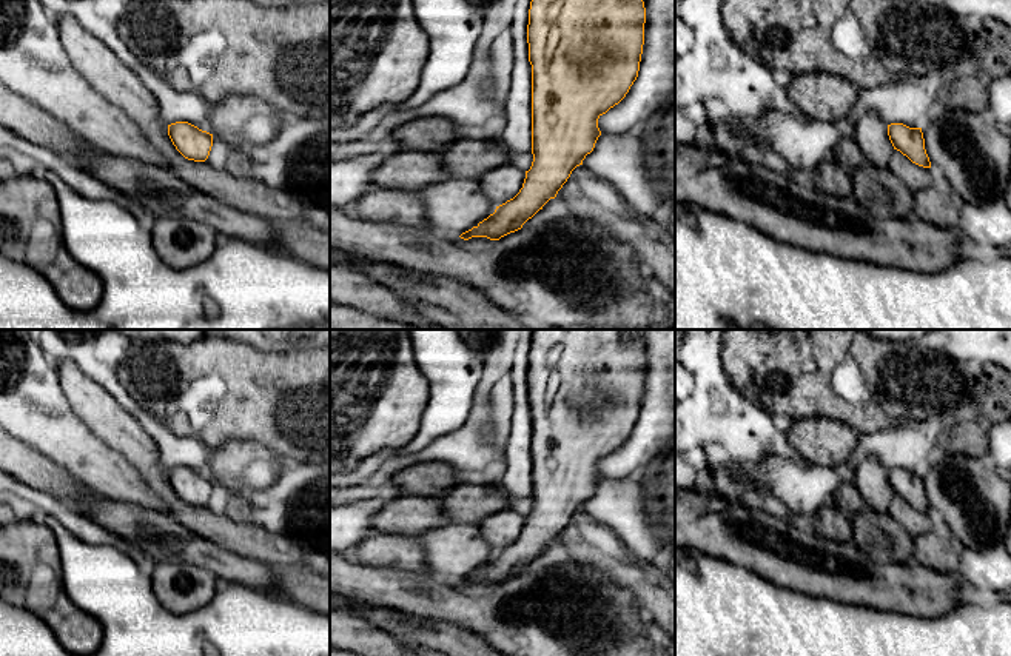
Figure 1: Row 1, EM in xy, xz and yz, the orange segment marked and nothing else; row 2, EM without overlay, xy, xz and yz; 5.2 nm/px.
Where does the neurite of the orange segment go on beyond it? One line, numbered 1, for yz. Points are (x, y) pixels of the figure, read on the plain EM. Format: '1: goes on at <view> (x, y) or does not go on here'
1: does not go on here

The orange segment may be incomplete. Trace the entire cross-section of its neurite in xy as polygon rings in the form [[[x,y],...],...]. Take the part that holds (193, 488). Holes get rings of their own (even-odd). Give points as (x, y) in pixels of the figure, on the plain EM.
[[[188,467],[168,470],[168,480],[176,494],[188,505],[205,507],[213,491],[213,479]]]

